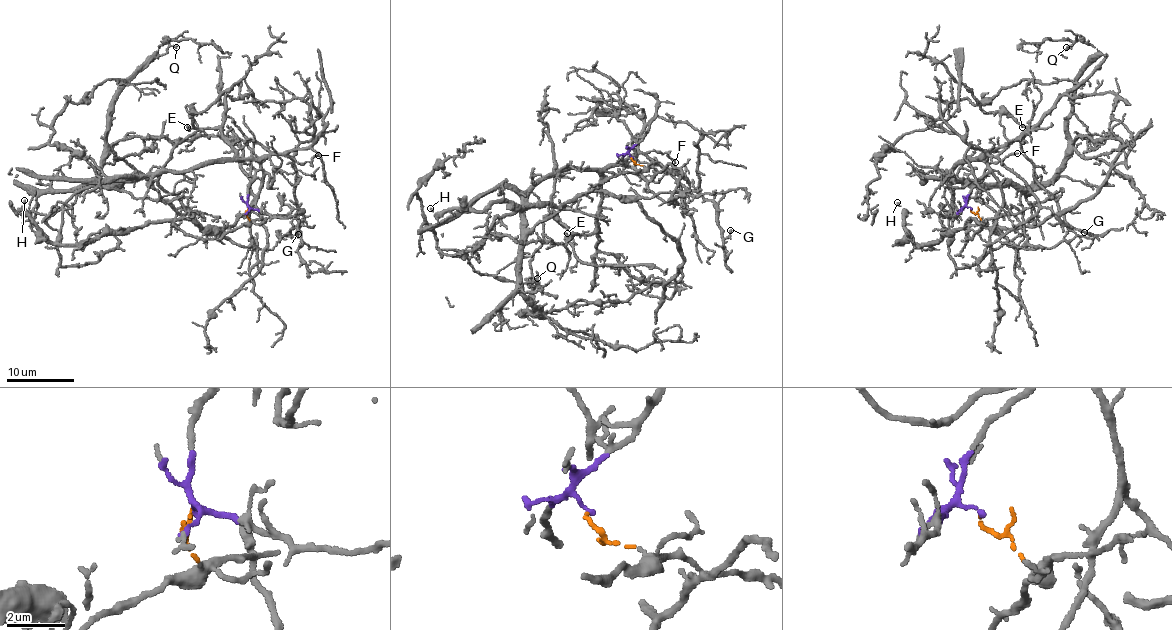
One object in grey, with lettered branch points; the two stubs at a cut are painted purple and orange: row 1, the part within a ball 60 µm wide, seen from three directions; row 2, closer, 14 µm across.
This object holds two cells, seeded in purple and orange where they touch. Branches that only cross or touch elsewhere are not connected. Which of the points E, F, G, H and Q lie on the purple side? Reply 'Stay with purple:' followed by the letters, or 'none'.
Stay with purple: E, F, G, Q

